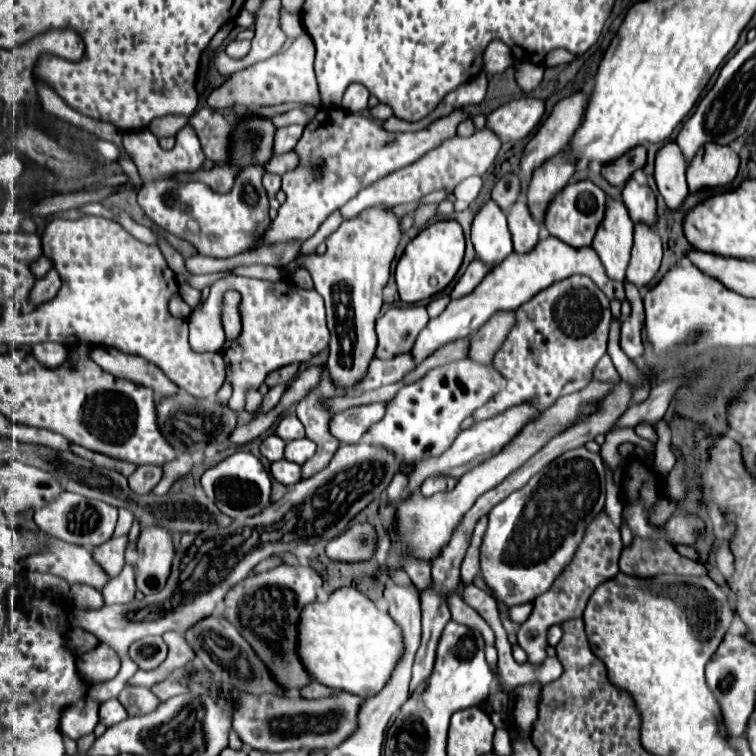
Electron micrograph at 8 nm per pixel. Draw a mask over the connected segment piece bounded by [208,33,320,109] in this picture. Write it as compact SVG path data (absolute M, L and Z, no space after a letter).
M304 33L286 51L272 55L248 69L236 71L220 87L212 89L208 95L208 105L212 109L234 109L234 107L268 107L284 101L300 101L310 105L320 105L320 91L314 77L314 43Z

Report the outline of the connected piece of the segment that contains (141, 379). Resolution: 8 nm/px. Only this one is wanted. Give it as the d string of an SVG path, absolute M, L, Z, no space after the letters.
M104 345L104 347L92 347L90 357L104 371L136 383L144 383L144 387L150 387L160 395L174 395L178 391L176 383L172 383L164 375L164 371L160 371L154 363L144 361L140 355L124 355L122 351Z

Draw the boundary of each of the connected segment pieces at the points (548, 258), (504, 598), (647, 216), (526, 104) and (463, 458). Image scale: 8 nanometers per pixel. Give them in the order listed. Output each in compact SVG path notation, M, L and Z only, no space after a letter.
M546 237L546 239L540 239L536 243L536 247L528 253L512 251L512 255L508 255L508 259L504 259L498 267L494 267L472 293L468 293L460 299L452 299L448 303L448 307L442 311L442 315L438 315L436 319L430 319L430 323L422 329L422 333L418 335L418 339L412 347L414 359L420 363L424 357L428 357L440 345L478 331L494 313L514 311L522 303L532 299L538 291L550 287L556 281L578 275L578 273L588 275L608 295L608 299L614 299L614 297L620 301L624 299L624 285L620 281L612 281L606 275L604 265L592 247L576 249L576 247L568 247L568 243L562 243L556 237Z
M578 447L554 459L544 471L536 473L528 485L508 495L490 511L488 529L480 545L480 577L498 603L504 603L506 607L522 605L548 591L556 575L560 575L564 565L570 563L588 523L604 509L604 485L602 457L590 453L586 447Z
M630 177L622 189L622 201L628 207L632 221L644 221L648 225L656 223L656 195L648 185L640 185Z
M534 97L514 99L488 115L488 129L492 129L504 143L520 141L532 133L544 115L544 101Z
M520 403L518 407L512 407L508 411L504 411L502 415L496 415L492 419L484 419L474 423L470 429L462 431L456 441L452 443L452 447L448 451L444 451L438 459L424 459L422 463L418 463L414 467L414 471L410 473L410 483L408 483L408 491L416 491L416 487L432 475L452 475L456 479L460 479L460 475L464 475L466 471L470 471L472 467L480 465L484 459L496 455L500 449L504 449L504 445L508 445L520 431L522 427L528 423L528 419L532 419L536 415L536 407L532 403Z

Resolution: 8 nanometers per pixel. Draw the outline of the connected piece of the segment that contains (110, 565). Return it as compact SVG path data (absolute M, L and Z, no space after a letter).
M116 537L92 549L94 561L104 569L104 573L108 573L110 579L116 577L124 567L126 543L128 543L128 537Z

